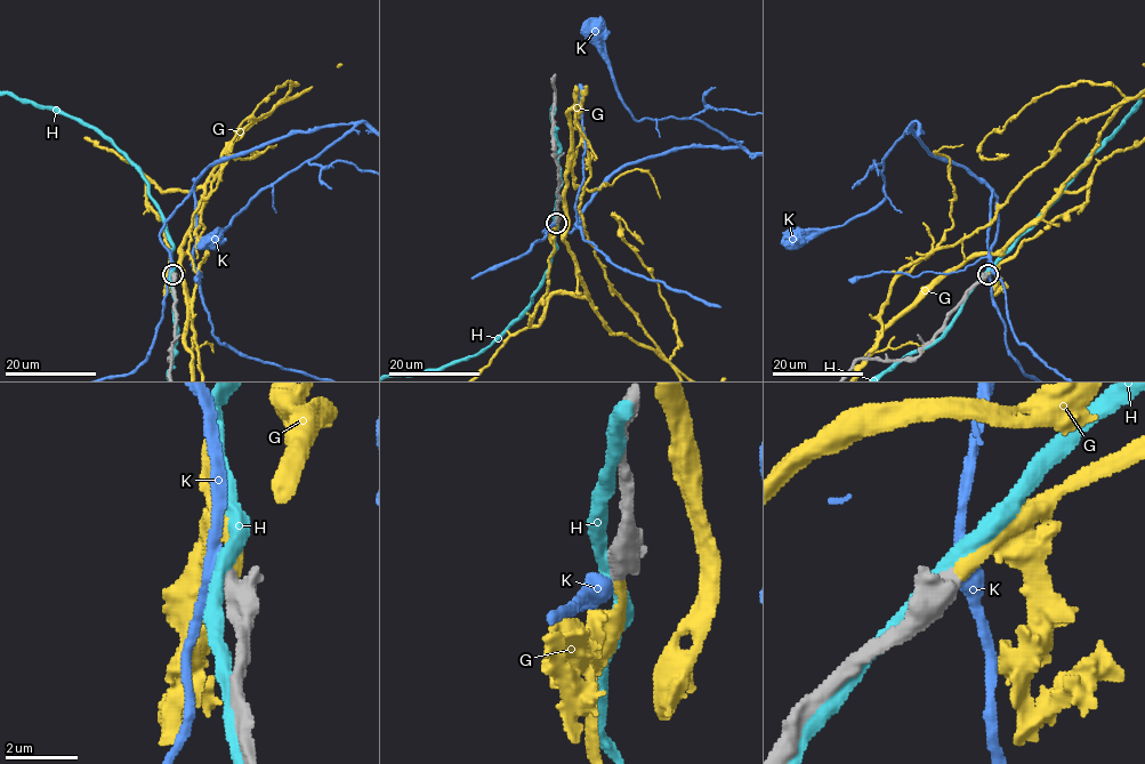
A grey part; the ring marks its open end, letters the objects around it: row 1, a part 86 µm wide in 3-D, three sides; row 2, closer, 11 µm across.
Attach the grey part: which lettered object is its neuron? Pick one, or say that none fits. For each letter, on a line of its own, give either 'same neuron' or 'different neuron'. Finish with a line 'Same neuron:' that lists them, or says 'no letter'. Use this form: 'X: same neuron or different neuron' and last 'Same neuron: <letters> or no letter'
G: same neuron
H: different neuron
K: different neuron
Same neuron: G

